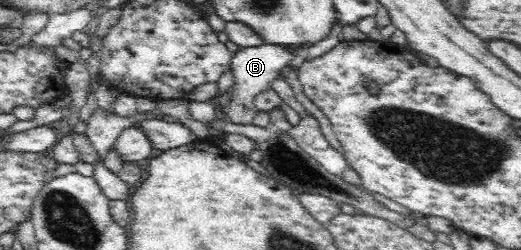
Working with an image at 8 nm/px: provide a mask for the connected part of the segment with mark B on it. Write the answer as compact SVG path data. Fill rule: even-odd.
M269 42L260 47L240 47L234 53L233 59L231 59L230 70L234 75L234 85L231 88L234 90L234 95L232 95L232 100L228 108L222 111L225 116L221 119L238 124L251 124L253 118L258 113L254 102L255 95L269 89L273 81L278 78L279 71L283 67L287 67L297 57L300 50L303 51L303 49L307 49L308 47L310 45L306 45L305 47L288 47L287 45L276 45Z

